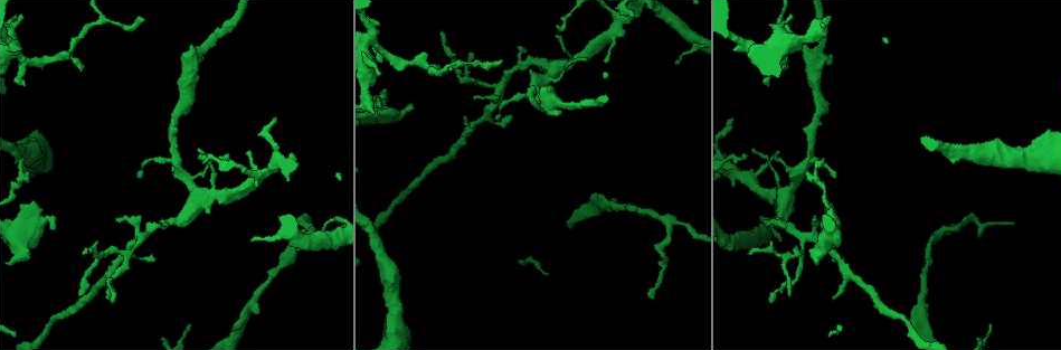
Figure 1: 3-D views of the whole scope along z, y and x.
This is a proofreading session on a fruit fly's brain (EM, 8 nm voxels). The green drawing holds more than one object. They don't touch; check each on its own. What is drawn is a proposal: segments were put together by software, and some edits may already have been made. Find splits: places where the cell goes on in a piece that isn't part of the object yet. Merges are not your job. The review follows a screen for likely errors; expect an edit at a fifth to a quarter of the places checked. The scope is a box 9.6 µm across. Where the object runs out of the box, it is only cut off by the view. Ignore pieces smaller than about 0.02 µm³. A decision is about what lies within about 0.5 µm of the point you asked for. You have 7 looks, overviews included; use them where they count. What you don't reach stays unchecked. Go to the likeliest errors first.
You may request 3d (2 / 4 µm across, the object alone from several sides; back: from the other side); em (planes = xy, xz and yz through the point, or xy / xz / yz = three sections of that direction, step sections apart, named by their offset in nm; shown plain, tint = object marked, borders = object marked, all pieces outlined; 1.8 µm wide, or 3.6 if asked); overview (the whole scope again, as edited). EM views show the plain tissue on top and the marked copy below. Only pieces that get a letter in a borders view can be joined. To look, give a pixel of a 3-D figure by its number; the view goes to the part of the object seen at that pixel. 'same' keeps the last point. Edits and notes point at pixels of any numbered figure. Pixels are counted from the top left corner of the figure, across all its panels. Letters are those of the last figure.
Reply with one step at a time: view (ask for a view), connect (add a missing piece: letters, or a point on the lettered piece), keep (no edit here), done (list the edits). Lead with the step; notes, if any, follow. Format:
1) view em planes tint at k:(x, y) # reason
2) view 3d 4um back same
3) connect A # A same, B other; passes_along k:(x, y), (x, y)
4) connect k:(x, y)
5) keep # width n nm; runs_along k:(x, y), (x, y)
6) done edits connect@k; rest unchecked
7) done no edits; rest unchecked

view 3d 4um at 1:(82, 66) # branch stops here

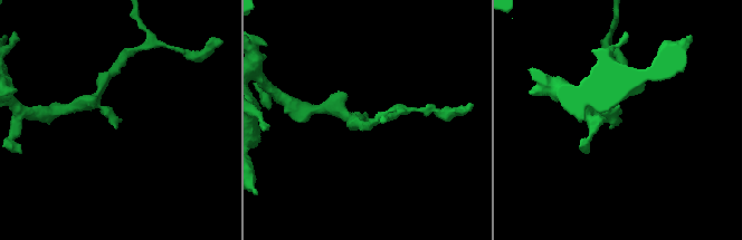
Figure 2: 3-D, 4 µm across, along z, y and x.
view em planes borders at 2:(121, 120)

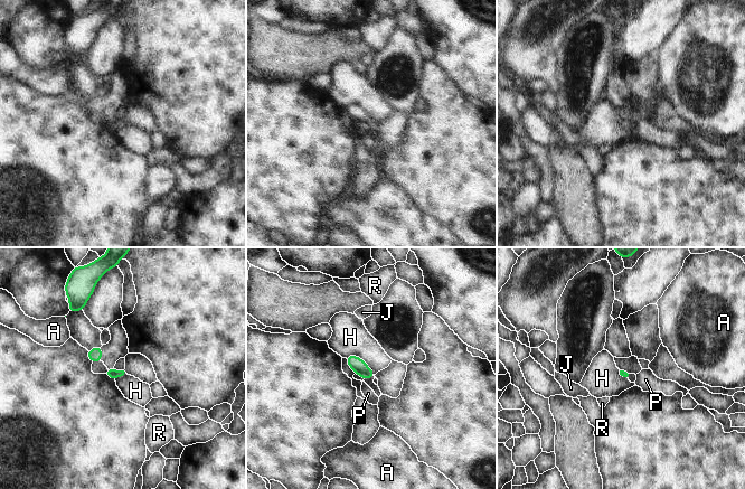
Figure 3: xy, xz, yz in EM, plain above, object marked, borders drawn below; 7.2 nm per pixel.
keep # A other, H other, J other, P other, R other; border 3:(343, 357), (358, 356), (375, 374); no lettered piece goes on from it

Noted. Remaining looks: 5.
view em planes borders at 1:(831, 205) # branch stops here

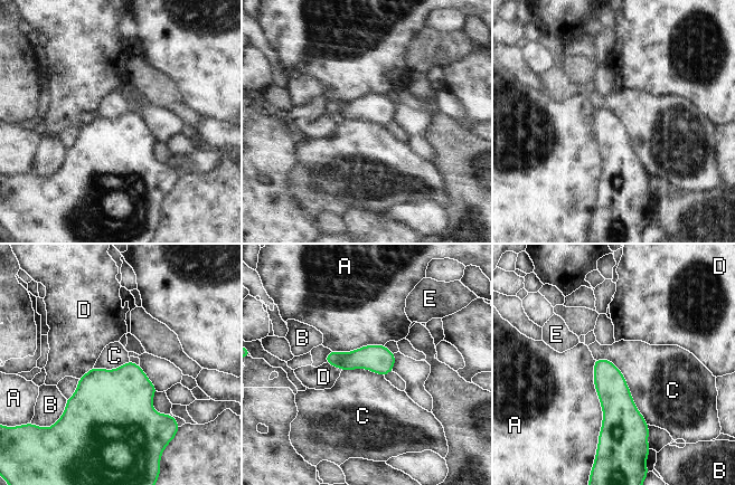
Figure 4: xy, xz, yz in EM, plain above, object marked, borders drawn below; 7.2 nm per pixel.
keep # A other, B other, C other, D other, E other; no lettered piece goes on from it

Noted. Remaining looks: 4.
view 3d 2um at 1:(652, 299) # an open end

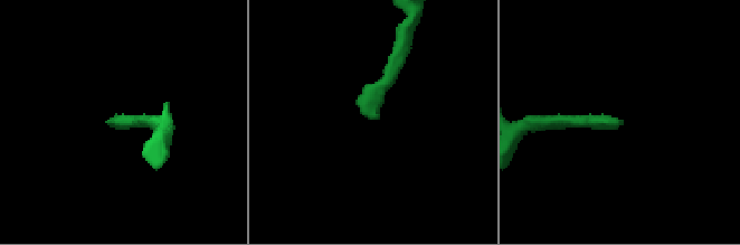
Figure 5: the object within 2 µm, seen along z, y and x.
view em xz step 4 tint at 5:(123, 120) # now the EM

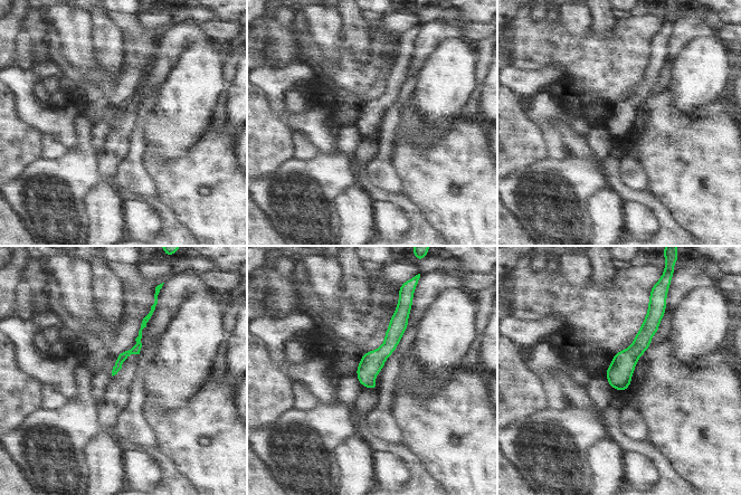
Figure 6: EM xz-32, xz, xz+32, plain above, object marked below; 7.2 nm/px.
view em xz step 4 borders same # what lies round it

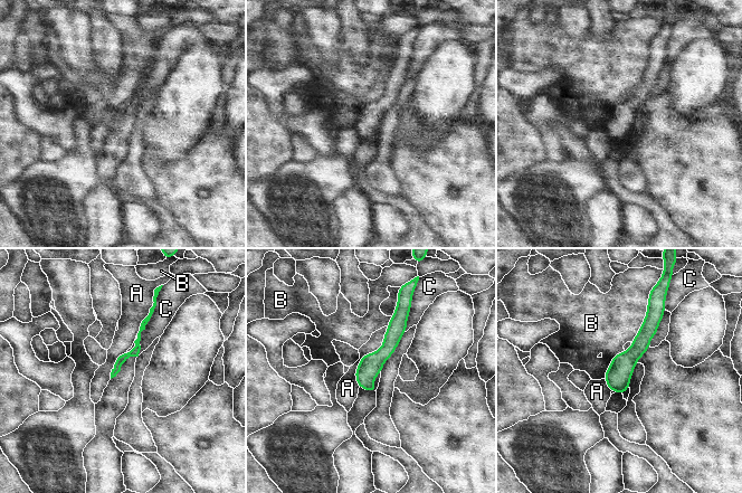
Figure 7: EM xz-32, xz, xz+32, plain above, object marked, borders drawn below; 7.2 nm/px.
keep # width 70 nm; A other, B other, C other; runs_along 7:(654, 315), (614, 388); none of them fits

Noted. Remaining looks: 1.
done no edits; rest unchecked

